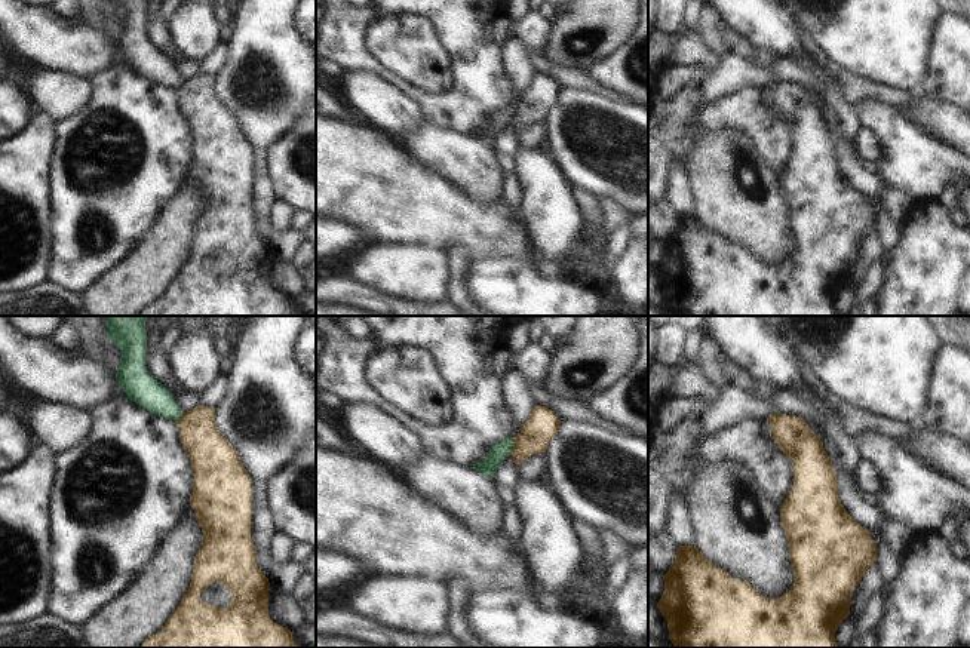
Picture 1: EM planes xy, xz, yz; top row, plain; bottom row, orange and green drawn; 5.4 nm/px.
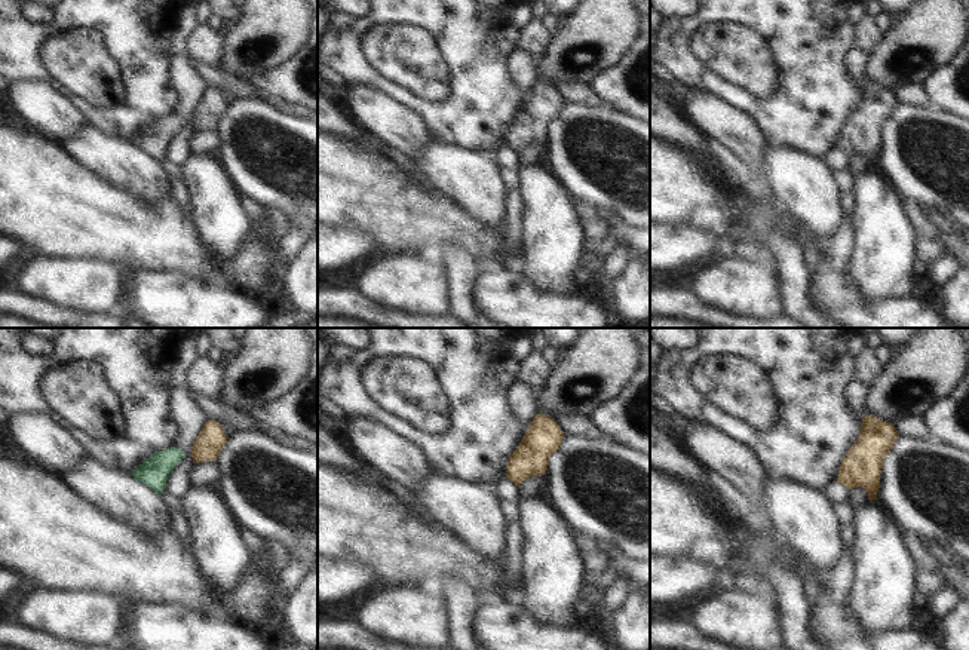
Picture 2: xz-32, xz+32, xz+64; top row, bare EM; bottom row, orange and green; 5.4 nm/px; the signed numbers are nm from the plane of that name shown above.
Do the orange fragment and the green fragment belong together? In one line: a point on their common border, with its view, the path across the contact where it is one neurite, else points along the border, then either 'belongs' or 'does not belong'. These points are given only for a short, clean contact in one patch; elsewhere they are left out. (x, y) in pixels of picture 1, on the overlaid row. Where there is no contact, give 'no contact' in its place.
contact xz (513, 447); border xz (513, 438), (513, 447), (509, 454); does not belong

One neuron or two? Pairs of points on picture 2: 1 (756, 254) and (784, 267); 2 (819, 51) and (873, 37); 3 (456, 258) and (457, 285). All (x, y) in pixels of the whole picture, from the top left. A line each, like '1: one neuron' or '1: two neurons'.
1: two neurons
2: two neurons
3: one neuron

